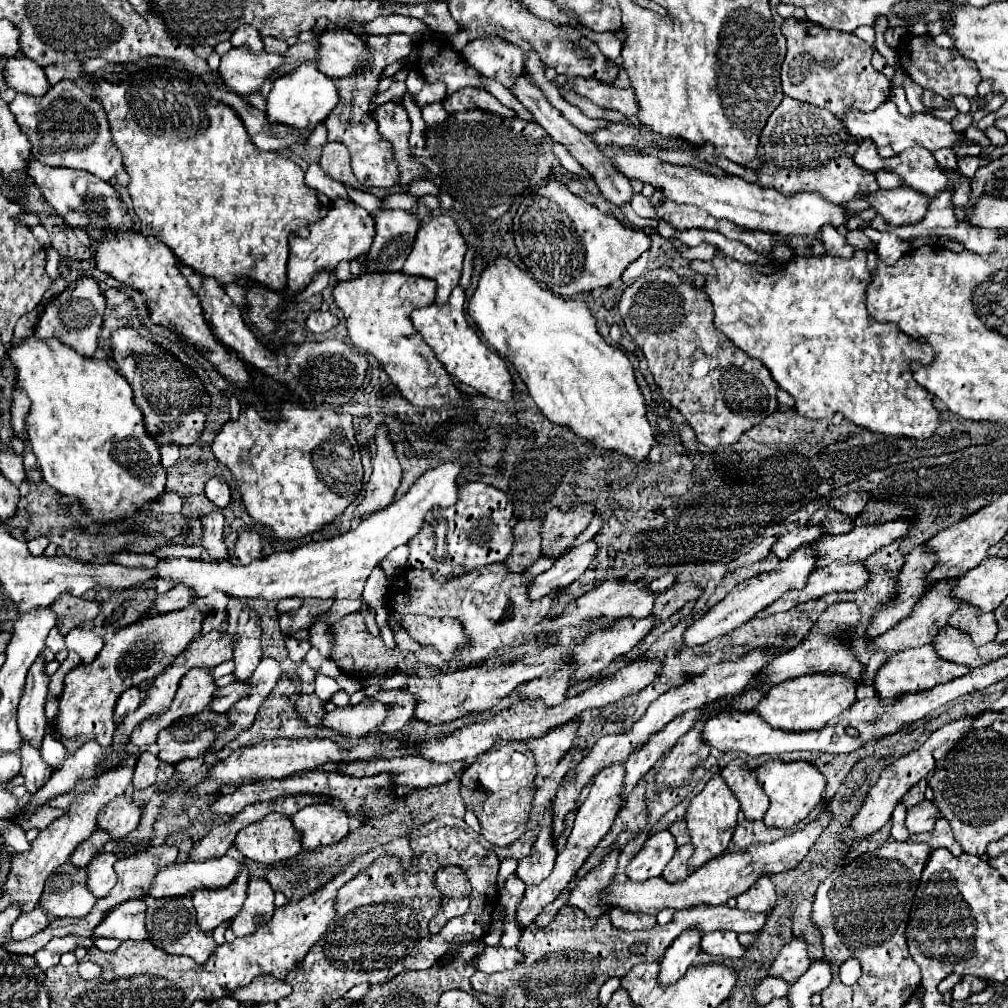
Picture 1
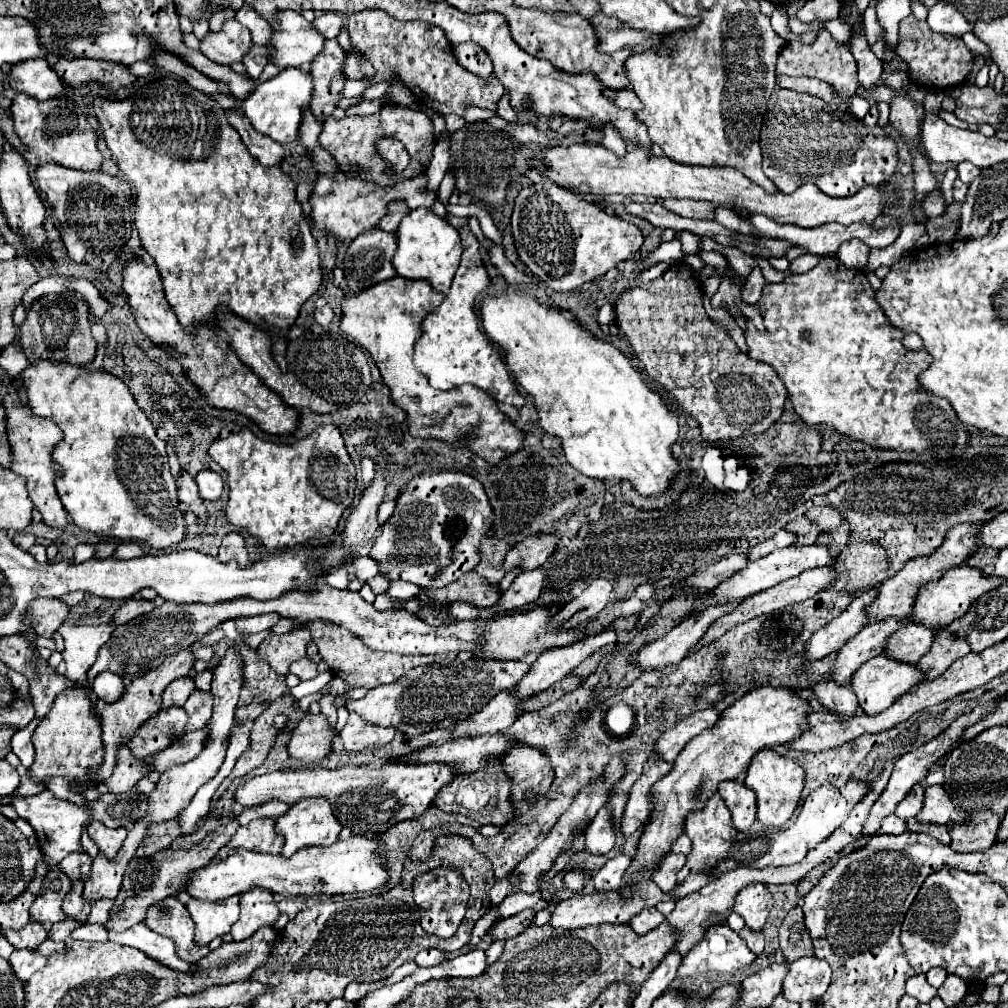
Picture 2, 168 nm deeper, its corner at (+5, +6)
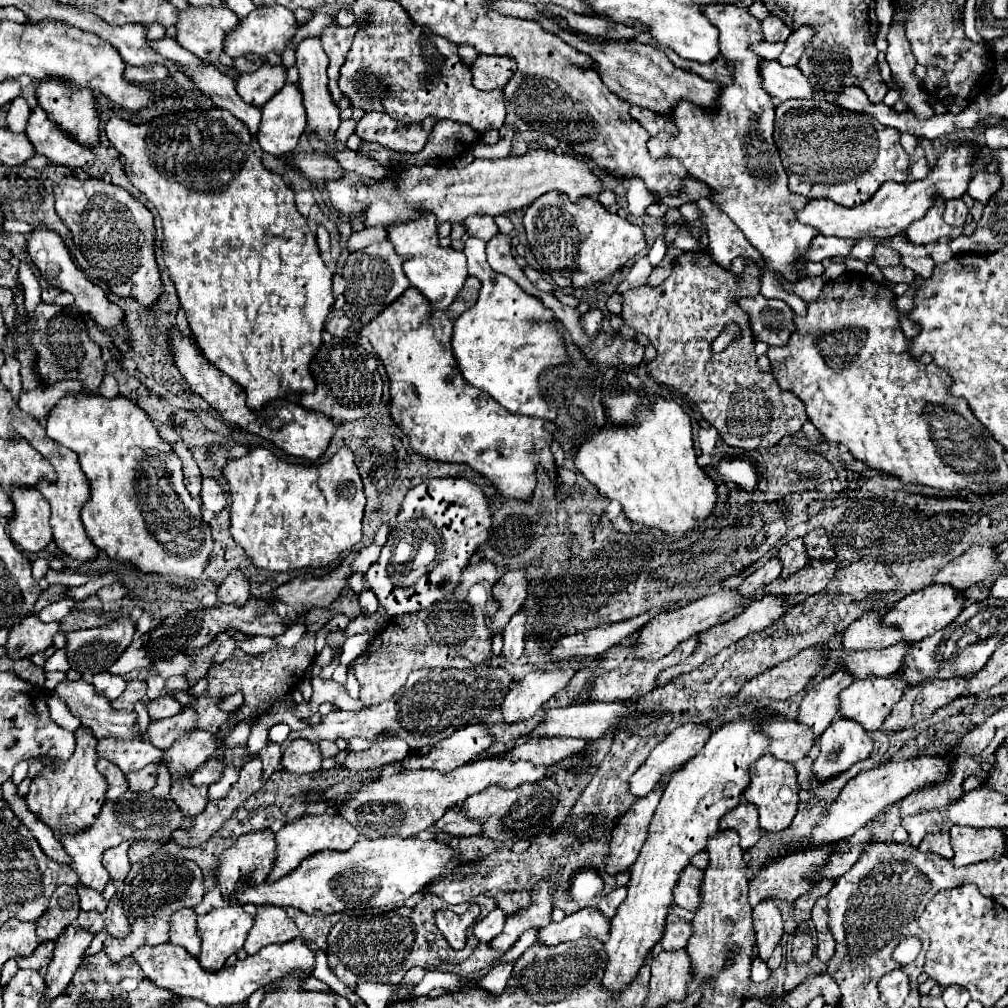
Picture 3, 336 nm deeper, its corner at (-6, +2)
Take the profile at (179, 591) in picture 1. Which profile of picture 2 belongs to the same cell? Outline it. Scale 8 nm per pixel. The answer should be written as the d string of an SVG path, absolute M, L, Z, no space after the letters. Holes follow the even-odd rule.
M132 597L132 599L124 601L124 603L120 605L120 609L112 615L112 623L114 623L116 627L122 625L122 623L130 623L132 619L140 617L142 613L148 613L150 609L154 609L152 601L144 601L144 599L136 599L136 597Z

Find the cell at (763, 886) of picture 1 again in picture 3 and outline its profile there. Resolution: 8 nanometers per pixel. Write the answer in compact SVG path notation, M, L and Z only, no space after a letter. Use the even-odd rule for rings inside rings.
M763 899L753 909L753 929L755 929L755 939L759 945L759 957L767 961L783 935L781 911L773 899Z

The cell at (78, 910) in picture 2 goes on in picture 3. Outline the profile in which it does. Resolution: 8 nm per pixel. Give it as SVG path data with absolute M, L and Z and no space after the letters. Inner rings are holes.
M69 925L59 939L55 941L55 953L53 959L47 967L47 975L45 981L49 983L49 991L45 993L45 999L53 999L57 997L61 991L65 991L65 987L71 983L75 971L79 969L85 949L89 947L89 943L93 941L93 933L83 929L83 927L75 927Z

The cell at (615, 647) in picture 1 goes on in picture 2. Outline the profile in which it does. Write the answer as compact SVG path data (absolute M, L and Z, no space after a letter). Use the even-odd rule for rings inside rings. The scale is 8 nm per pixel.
M610 629L610 631L604 631L600 635L588 637L588 639L580 641L580 643L546 649L536 659L536 663L530 667L530 671L514 685L514 695L524 699L524 697L546 691L556 681L564 679L586 657L596 653L600 647L604 647L608 643L614 643L616 641L614 637L616 637L616 633L614 633L614 629Z

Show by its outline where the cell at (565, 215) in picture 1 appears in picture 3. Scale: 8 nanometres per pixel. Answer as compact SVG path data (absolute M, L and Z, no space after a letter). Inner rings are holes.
M559 191L535 199L525 209L523 225L537 263L549 273L557 287L591 287L623 269L625 263L637 257L647 245L637 225L609 213L597 199L585 197L571 203L569 197Z

